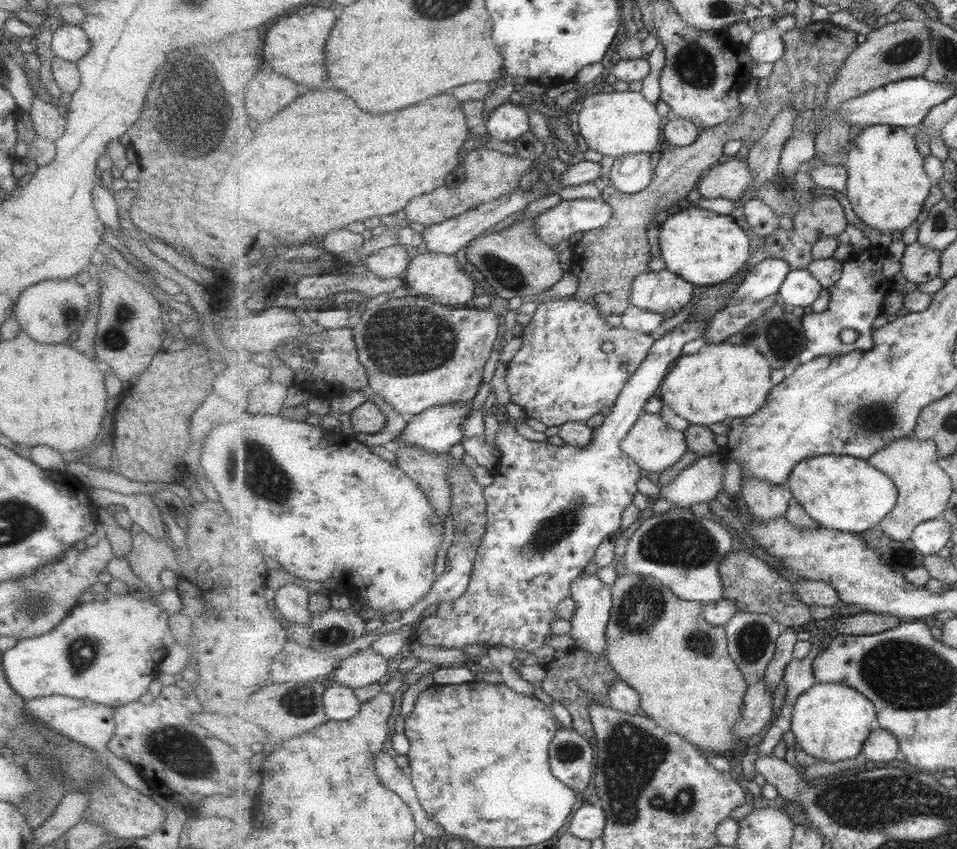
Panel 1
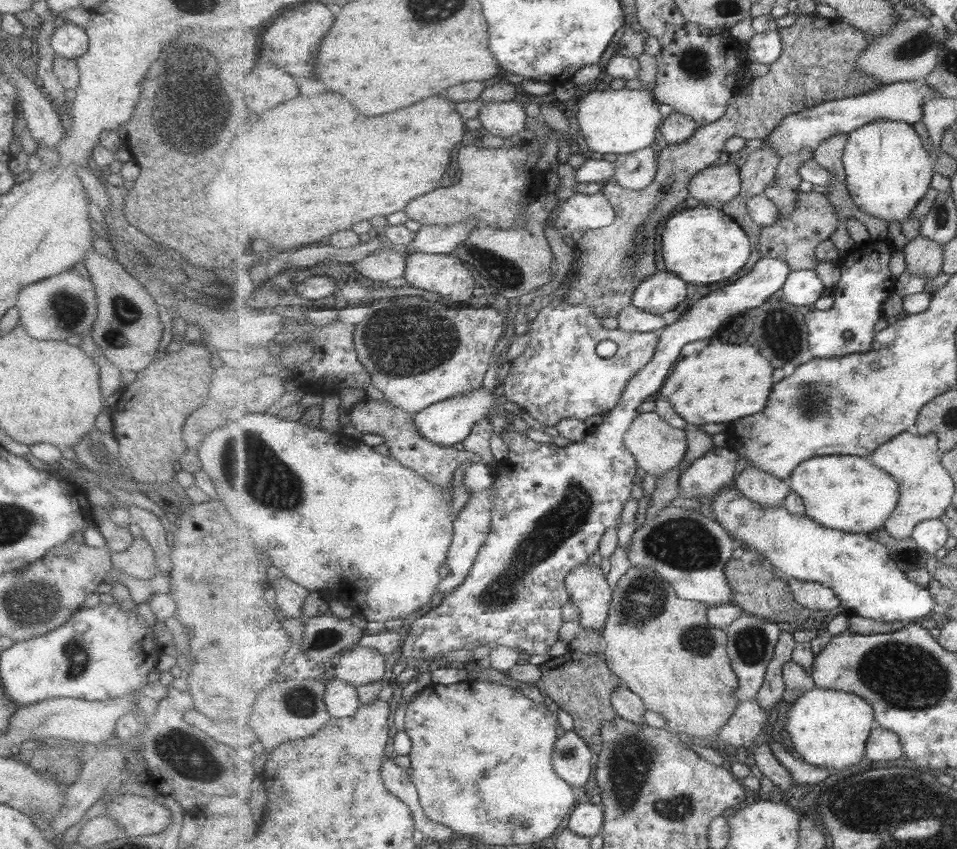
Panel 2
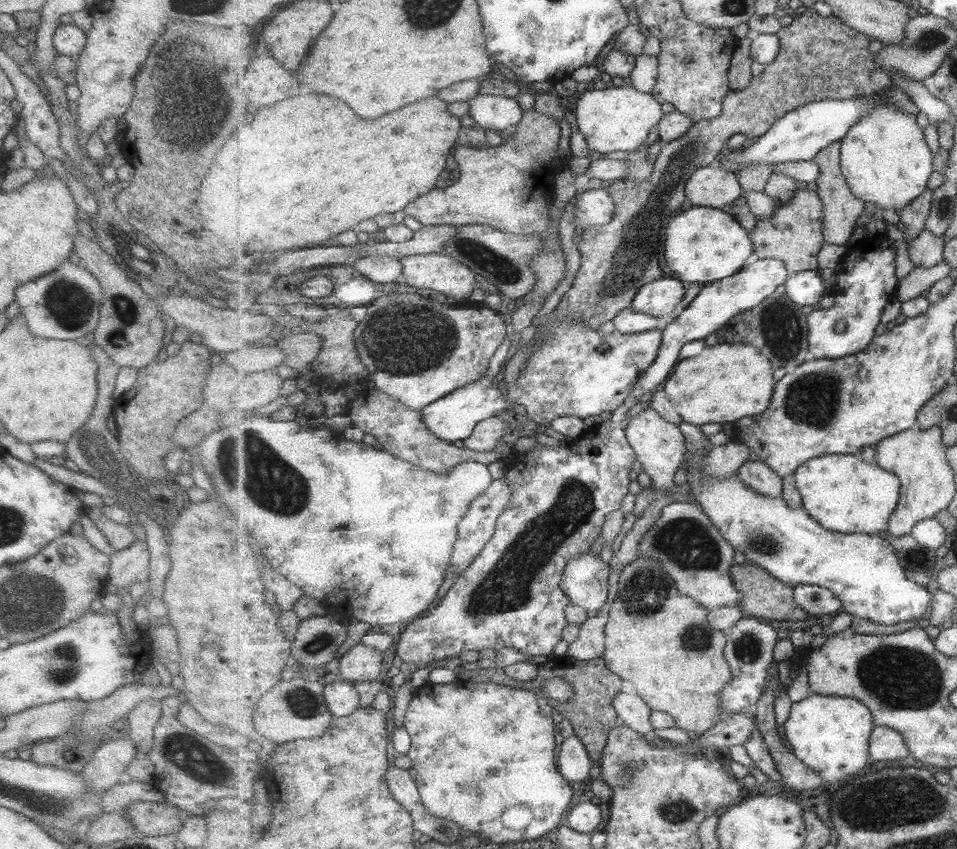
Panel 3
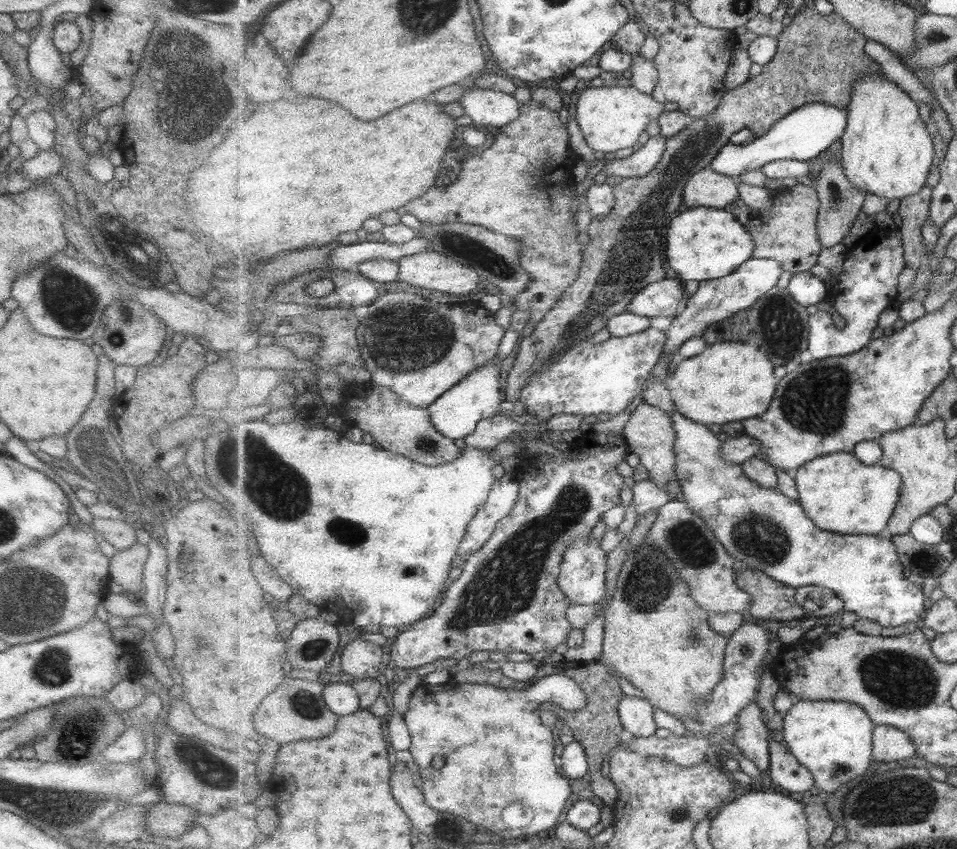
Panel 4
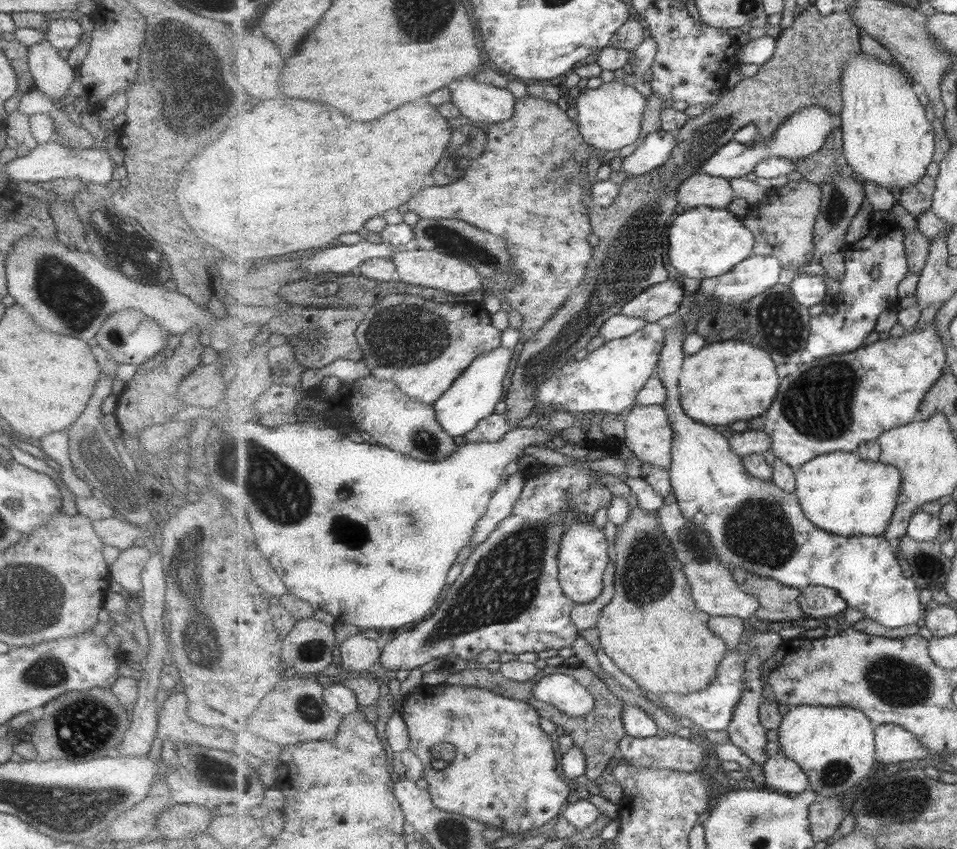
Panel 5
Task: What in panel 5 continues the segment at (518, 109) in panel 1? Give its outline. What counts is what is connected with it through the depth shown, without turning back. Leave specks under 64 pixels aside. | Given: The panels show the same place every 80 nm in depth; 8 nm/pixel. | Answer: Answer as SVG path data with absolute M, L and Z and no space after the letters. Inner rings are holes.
M472 75L449 84L451 102L473 124L487 126L513 118L517 98L511 90L476 81Z

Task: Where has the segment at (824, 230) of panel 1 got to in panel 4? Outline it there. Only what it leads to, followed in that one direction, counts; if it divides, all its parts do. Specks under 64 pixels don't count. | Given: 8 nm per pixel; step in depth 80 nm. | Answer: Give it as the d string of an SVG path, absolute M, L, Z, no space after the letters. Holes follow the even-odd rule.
M799 184L781 189L773 197L773 208L754 214L747 226L756 242L754 257L780 260L783 270L792 274L810 271L819 262L824 249L818 235L818 216L822 204L818 190L815 186L811 188Z

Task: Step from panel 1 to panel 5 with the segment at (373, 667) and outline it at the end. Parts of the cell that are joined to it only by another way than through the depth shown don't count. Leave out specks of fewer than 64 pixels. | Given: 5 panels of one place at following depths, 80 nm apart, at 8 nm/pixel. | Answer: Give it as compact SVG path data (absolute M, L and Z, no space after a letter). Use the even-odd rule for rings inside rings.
M362 632L344 640L338 646L338 652L342 666L347 670L347 675L357 671L360 675L366 675L370 666L381 660L382 642L371 640Z

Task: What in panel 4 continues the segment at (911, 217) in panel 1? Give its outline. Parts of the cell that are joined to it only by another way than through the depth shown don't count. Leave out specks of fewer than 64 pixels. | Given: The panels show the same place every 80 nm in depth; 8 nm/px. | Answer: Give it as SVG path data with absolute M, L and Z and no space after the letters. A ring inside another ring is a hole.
M861 73L848 104L847 128L842 138L842 167L855 188L890 202L925 188L935 160L933 136L921 120L918 102L885 73Z

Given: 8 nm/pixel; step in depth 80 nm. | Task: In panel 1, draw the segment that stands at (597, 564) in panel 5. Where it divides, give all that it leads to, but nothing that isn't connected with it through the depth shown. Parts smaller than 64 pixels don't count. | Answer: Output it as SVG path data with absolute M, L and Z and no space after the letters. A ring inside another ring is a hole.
M581 573L572 580L571 592L576 604L575 619L573 619L572 639L575 641L574 649L583 651L589 656L603 656L608 652L607 628L610 624L614 600L612 586L605 584L596 573Z

